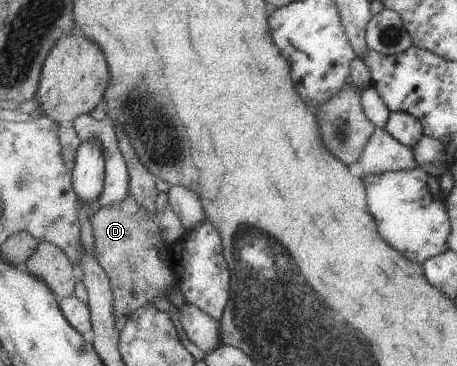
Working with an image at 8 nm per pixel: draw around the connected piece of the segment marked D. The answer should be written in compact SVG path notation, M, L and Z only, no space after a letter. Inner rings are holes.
M131 195L126 197L122 203L94 209L94 215L90 219L95 236L95 257L100 265L108 273L114 293L114 309L117 317L130 317L132 313L140 307L152 306L156 297L166 298L172 291L172 287L178 282L179 276L174 275L166 259L161 256L160 245L165 243L164 233L159 225L156 216L152 216L150 211L146 211L140 203Z

